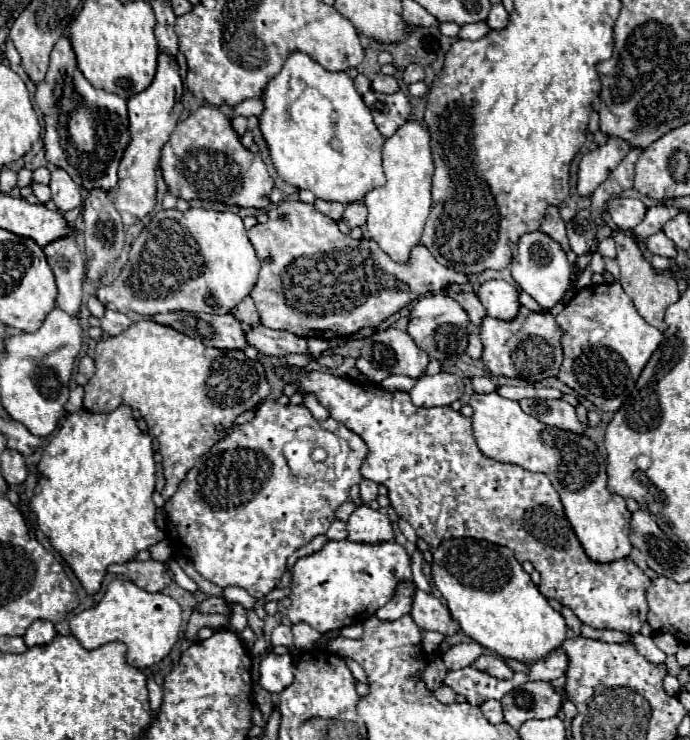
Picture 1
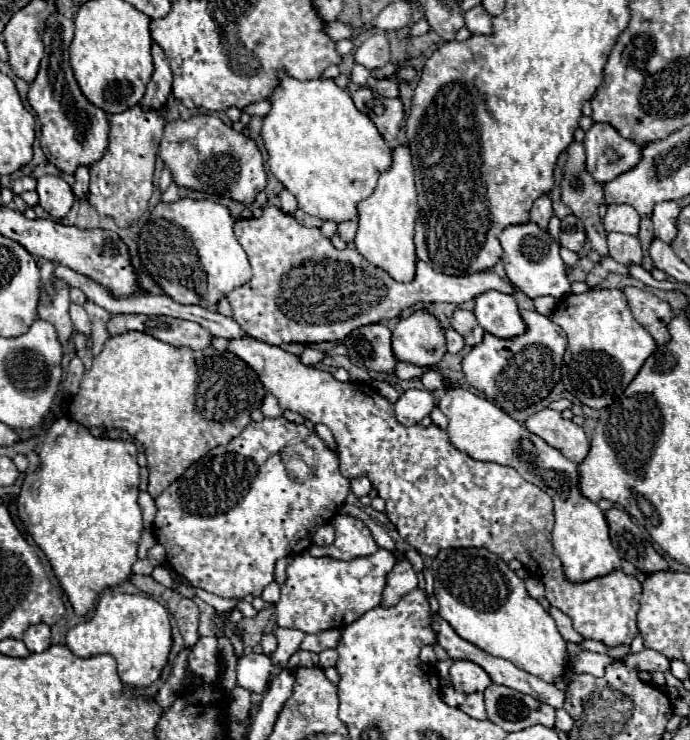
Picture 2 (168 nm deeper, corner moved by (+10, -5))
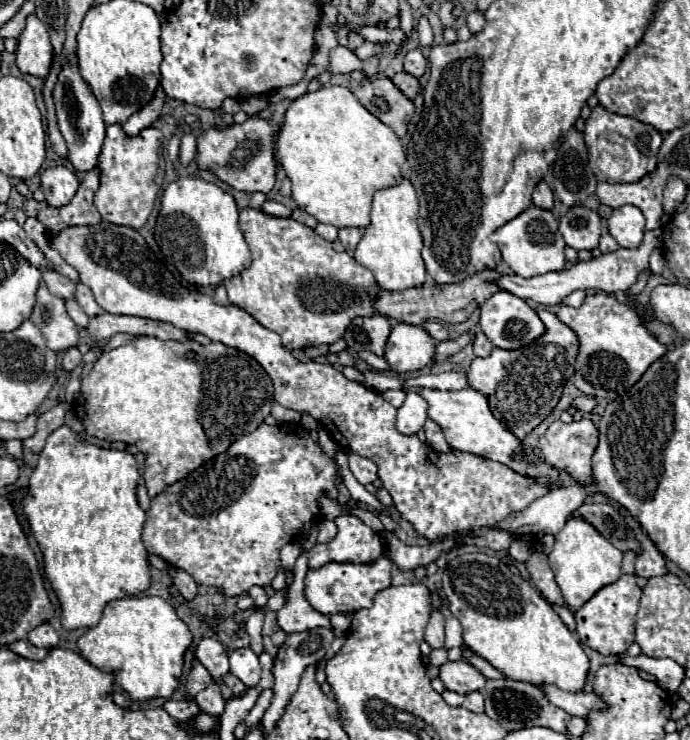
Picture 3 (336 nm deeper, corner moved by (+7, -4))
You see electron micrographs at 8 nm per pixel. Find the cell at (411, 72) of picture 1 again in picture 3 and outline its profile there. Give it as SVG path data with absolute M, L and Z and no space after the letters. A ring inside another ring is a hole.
M413 49L405 55L405 71L415 75L415 77L421 77L425 73L425 67L427 67L427 61L421 53L421 49Z

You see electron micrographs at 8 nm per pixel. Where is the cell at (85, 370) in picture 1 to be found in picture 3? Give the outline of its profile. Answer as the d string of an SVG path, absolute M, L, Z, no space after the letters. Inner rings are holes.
M73 347L73 349L69 349L69 351L63 355L61 365L63 365L65 371L73 371L77 365L81 365L81 359L83 359L83 355L79 353L77 347Z

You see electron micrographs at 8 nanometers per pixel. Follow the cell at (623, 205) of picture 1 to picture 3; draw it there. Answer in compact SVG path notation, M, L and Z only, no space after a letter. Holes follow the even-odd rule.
M623 205L619 209L613 209L607 223L609 223L609 233L617 239L621 247L635 249L641 245L645 233L645 217L637 207Z

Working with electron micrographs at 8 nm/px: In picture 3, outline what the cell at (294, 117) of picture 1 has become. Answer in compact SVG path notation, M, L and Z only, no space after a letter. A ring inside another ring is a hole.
M339 85L295 99L277 137L277 159L293 183L293 201L319 223L369 227L375 191L403 181L405 151L391 127L371 115L357 97Z

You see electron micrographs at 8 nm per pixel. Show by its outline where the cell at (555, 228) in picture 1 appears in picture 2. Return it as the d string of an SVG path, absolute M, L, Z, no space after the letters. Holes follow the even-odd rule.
M540 196L534 206L532 206L532 212L530 212L530 222L538 224L542 230L548 228L548 220L552 216L552 202L548 196Z

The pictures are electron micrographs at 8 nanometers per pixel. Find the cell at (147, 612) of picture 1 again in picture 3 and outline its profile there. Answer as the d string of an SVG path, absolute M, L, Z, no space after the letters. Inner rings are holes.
M125 597L105 605L101 621L79 637L77 647L91 665L99 667L105 673L113 673L115 685L127 691L131 701L149 701L157 697L169 699L177 691L179 677L183 673L185 651L191 643L193 643L193 635L187 623L183 623L177 617L175 609L167 601L163 601L161 597Z

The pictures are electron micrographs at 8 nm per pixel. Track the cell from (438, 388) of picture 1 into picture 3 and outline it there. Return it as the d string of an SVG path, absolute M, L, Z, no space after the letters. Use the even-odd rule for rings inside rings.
M407 393L403 407L397 411L397 431L403 435L415 435L427 419L427 401L417 393Z

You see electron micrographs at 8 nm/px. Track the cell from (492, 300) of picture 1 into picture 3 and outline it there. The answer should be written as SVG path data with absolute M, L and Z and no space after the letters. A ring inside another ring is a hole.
M497 291L481 305L479 325L481 325L483 333L487 335L487 339L493 343L493 347L507 349L507 351L521 349L545 333L545 325L537 317L535 309L531 309L523 299L519 299L517 295L513 295L509 291Z

